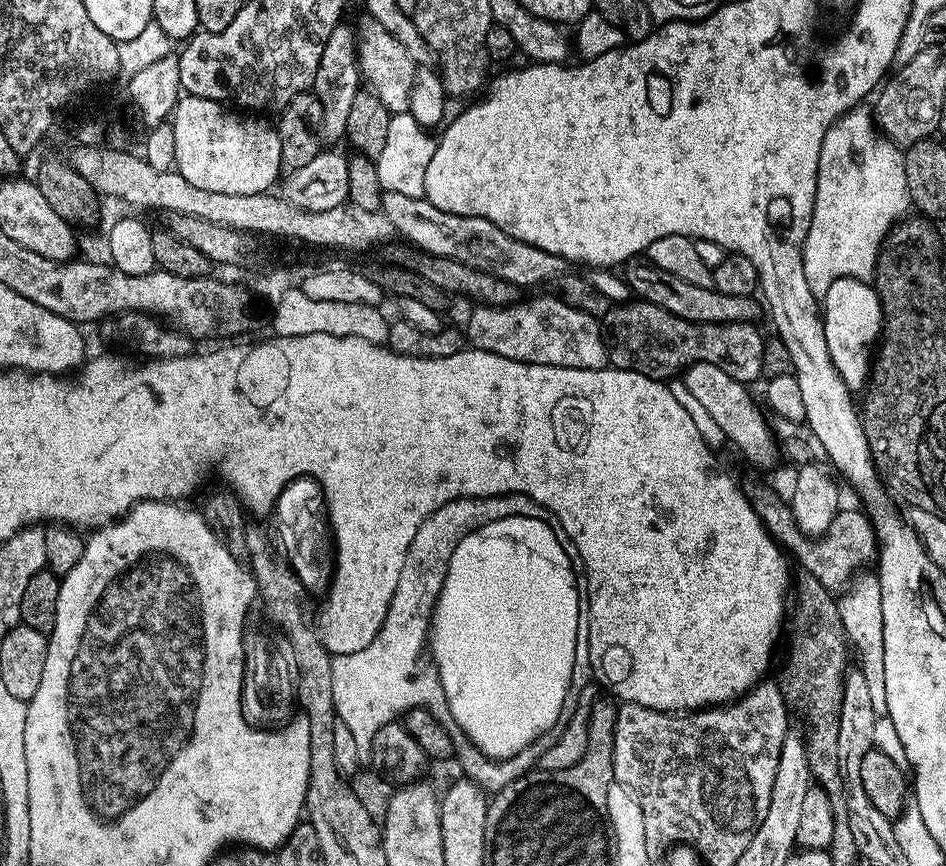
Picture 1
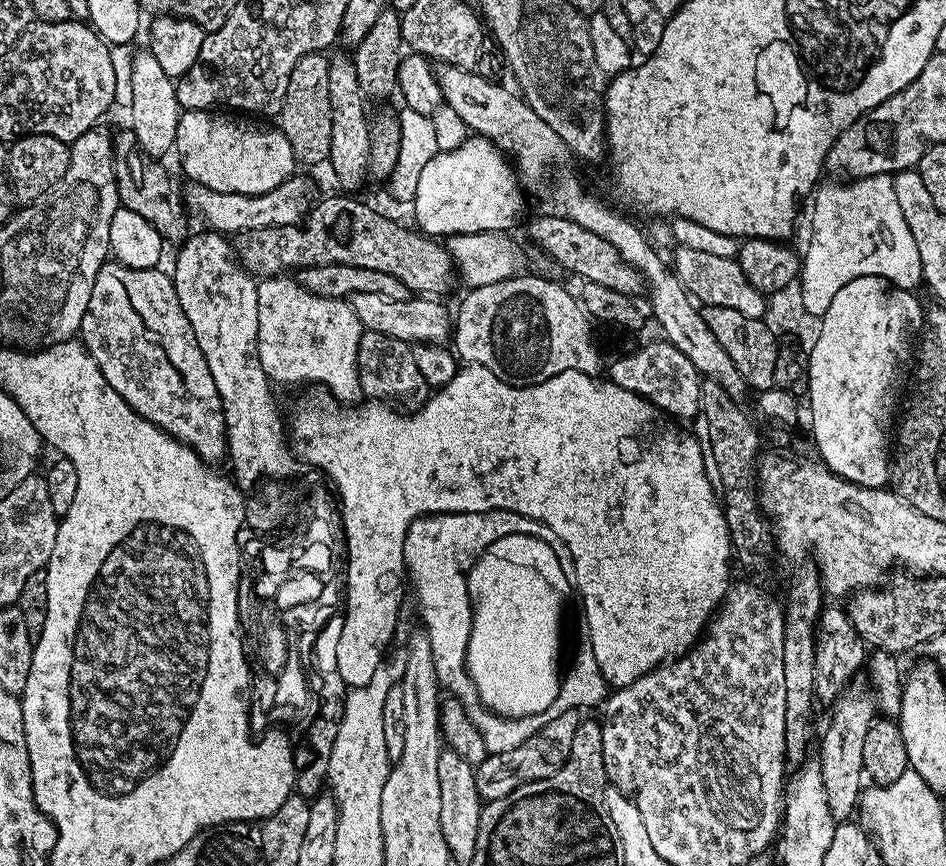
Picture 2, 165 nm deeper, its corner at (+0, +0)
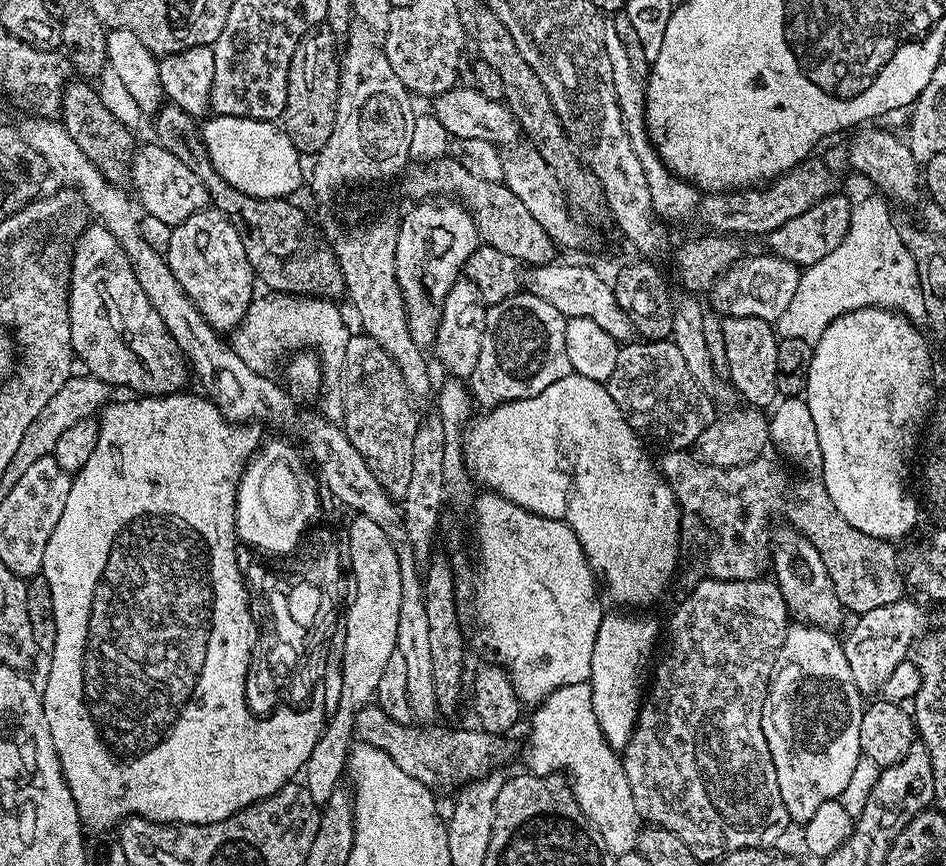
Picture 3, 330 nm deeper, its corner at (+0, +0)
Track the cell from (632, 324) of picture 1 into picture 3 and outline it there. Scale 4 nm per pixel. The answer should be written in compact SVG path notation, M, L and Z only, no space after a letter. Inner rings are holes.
M723 317L722 342L726 346L727 379L733 389L744 399L745 405L768 410L777 403L778 393L778 333L771 323L762 318Z

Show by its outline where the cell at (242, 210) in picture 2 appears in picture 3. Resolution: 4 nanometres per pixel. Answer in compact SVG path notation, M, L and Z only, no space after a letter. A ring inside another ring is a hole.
M155 142L144 144L141 148L139 145L135 149L130 165L130 180L131 176L131 191L139 207L144 207L143 211L147 215L167 224L183 224L184 220L195 212L205 211L209 207L208 188L198 178L198 174L194 174L194 170L189 170L185 164L178 162L178 158L170 154L170 150Z

